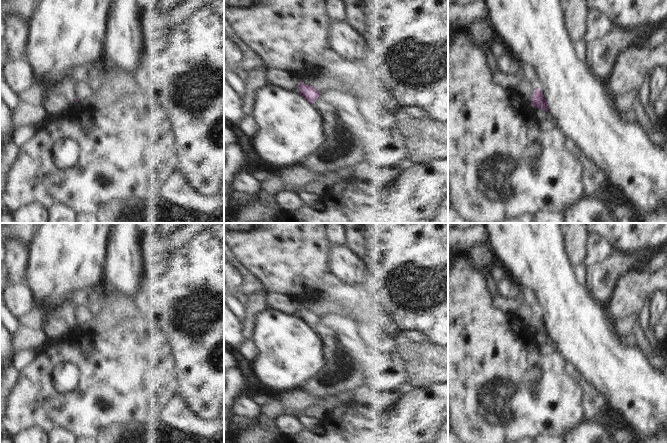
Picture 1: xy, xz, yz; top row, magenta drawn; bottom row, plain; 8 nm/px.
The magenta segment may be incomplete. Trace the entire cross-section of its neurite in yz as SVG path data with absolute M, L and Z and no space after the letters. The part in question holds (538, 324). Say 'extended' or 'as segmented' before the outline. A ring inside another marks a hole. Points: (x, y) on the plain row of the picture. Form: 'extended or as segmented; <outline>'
extended; M523 303L514 316L521 324L529 326L534 332L541 332L549 338L544 318L535 308Z

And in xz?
extended; M308 296L297 299L300 303L298 309L300 319L313 329L315 324L321 320L321 317L313 311L315 305L311 303L311 300Z

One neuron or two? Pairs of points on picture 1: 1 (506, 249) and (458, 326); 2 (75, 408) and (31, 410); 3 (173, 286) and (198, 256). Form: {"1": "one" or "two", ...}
{"1": "two", "2": "one", "3": "one"}

